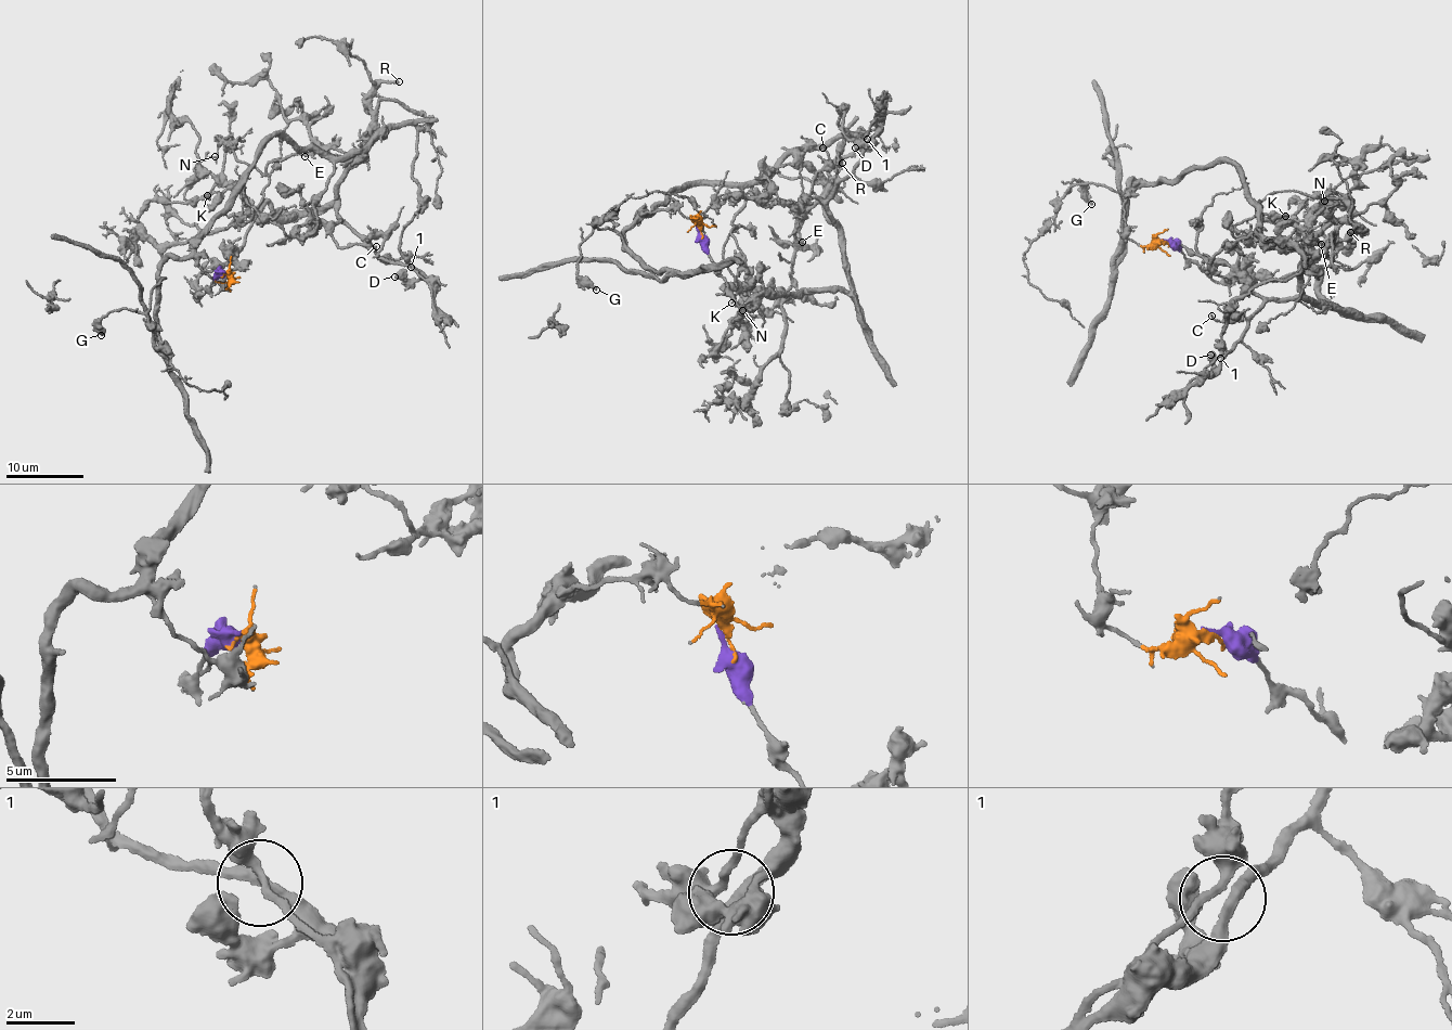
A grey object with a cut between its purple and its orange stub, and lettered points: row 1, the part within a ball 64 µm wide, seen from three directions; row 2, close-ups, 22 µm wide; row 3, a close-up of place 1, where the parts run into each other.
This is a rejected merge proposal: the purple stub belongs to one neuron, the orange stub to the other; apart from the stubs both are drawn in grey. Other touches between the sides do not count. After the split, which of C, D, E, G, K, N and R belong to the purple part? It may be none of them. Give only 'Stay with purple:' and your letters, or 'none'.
Stay with purple: C, D, E, K, N, R

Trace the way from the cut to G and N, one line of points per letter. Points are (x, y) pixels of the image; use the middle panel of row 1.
G: (700, 229), (673, 207), (657, 208), (638, 218), (624, 246), (593, 222), (578, 275), (596, 291)
N: (699, 228), (741, 310), (756, 307), (759, 295), (789, 294), (772, 290), (738, 323), (743, 310)

